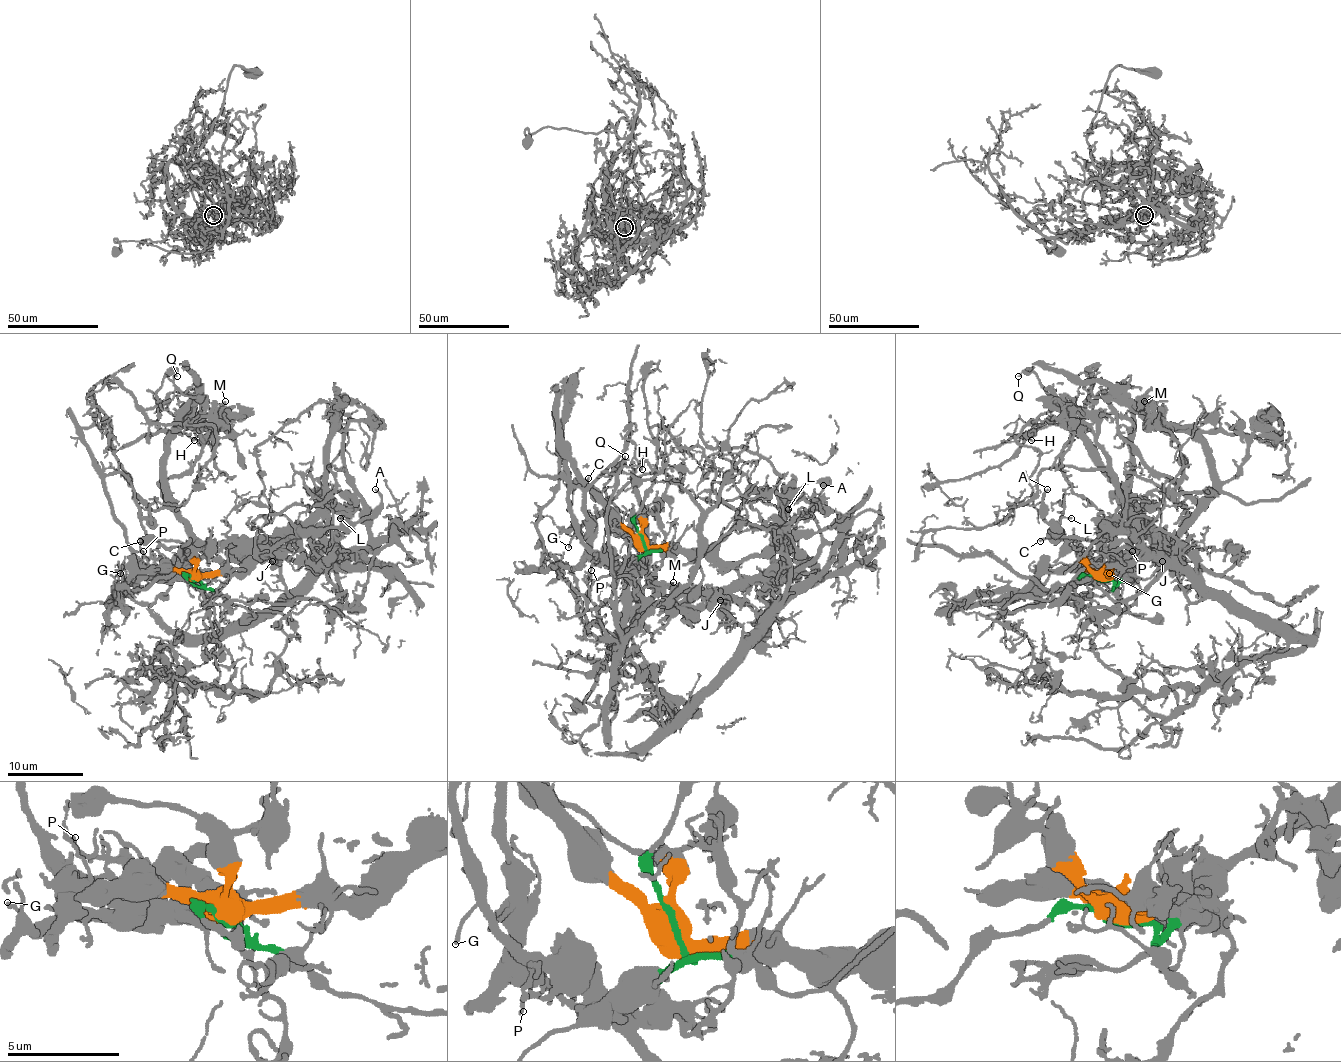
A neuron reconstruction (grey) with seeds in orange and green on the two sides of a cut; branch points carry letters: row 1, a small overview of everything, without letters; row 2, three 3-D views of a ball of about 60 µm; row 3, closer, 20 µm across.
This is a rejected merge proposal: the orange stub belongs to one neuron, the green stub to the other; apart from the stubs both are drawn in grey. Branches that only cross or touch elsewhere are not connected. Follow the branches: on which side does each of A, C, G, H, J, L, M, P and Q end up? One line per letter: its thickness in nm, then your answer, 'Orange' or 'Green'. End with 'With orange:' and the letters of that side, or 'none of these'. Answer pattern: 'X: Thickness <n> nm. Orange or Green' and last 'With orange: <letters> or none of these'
A: Thickness 170 nm. Orange
C: Thickness 150 nm. Orange
G: Thickness 160 nm. Green
H: Thickness 110 nm. Green
J: Thickness 120 nm. Green
L: Thickness 130 nm. Orange
M: Thickness 150 nm. Green
P: Thickness 170 nm. Green
Q: Thickness 150 nm. Green
With orange: A, C, L

